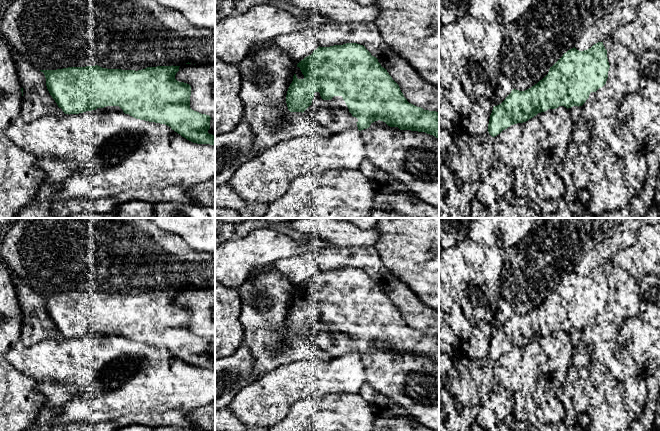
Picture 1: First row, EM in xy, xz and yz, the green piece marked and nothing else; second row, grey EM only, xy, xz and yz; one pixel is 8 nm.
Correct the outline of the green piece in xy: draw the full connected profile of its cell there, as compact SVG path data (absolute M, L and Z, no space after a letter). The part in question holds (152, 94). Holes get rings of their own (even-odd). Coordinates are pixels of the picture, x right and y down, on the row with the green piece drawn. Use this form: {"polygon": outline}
{"polygon": "M98 65L86 67L68 67L57 70L40 70L46 78L47 89L65 115L86 111L102 110L118 112L136 119L165 124L187 140L197 144L215 146L215 135L209 134L211 117L190 108L191 86L175 79L180 66L147 67L142 70L107 69Z"}

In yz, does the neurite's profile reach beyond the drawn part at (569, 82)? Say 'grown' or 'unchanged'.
grown

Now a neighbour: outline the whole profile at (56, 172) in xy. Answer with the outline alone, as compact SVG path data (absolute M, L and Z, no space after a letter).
M37 158L35 166L45 172L45 180L56 189L76 168L72 162L63 164L53 158Z

